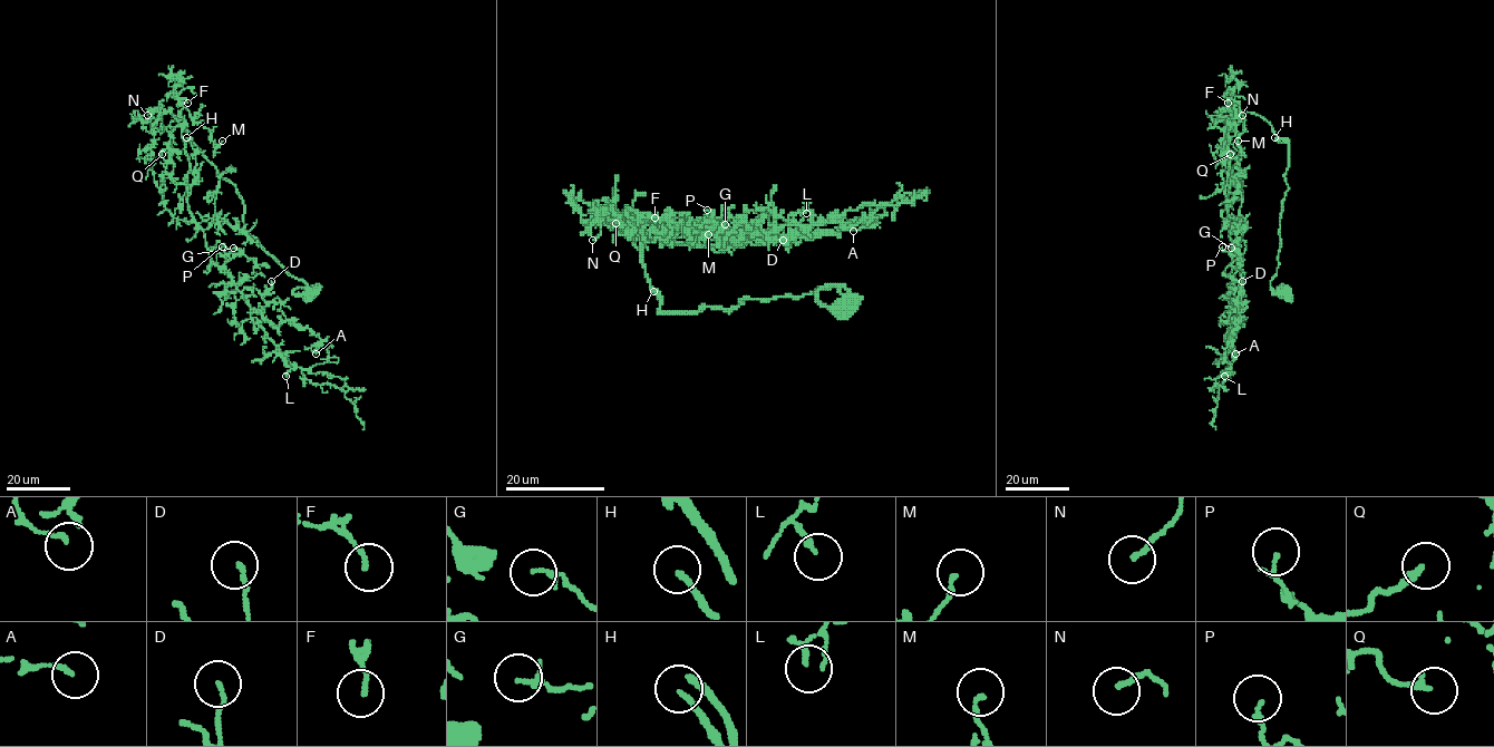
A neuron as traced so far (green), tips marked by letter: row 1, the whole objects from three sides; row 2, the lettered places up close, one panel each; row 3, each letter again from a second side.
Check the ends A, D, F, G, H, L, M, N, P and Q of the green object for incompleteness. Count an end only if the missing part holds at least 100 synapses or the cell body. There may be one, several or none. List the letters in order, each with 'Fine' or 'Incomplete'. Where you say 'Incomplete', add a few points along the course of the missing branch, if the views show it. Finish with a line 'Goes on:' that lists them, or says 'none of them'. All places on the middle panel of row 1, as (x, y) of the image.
A: Fine
D: Fine
F: Fine
G: Fine
H: Incomplete. Course of what is missing: (653, 291), (615, 280), (603, 194), (602, 225), (613, 215), (633, 245), (626, 226), (679, 246)
L: Fine
M: Fine
N: Fine
P: Fine
Q: Fine
Goes on: H

